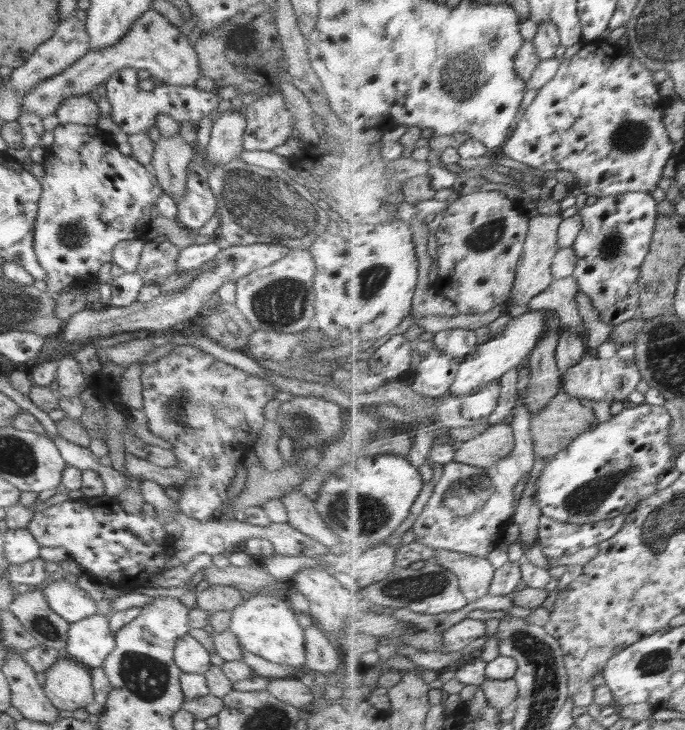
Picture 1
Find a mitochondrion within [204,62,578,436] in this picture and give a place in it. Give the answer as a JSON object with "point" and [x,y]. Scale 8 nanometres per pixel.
{"point":[255,204]}

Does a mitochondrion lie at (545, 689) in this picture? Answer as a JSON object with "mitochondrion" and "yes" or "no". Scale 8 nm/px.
{"mitochondrion":"yes"}

